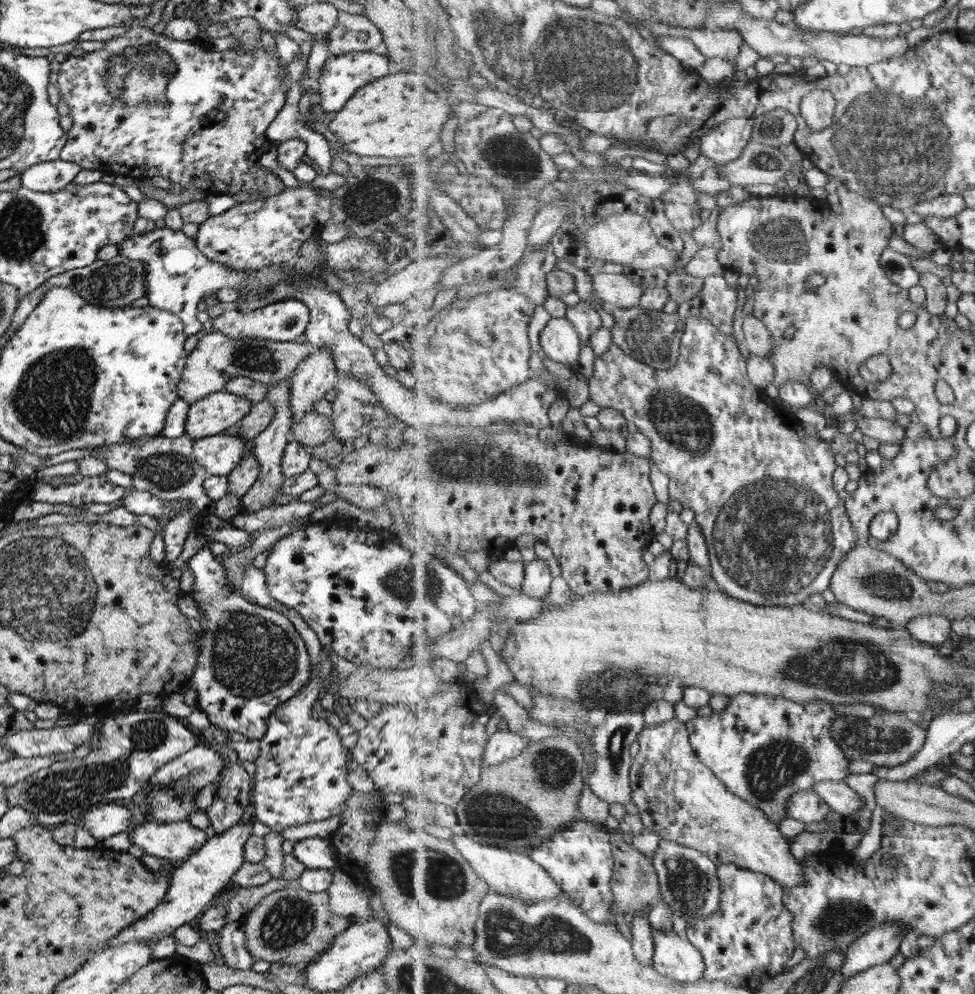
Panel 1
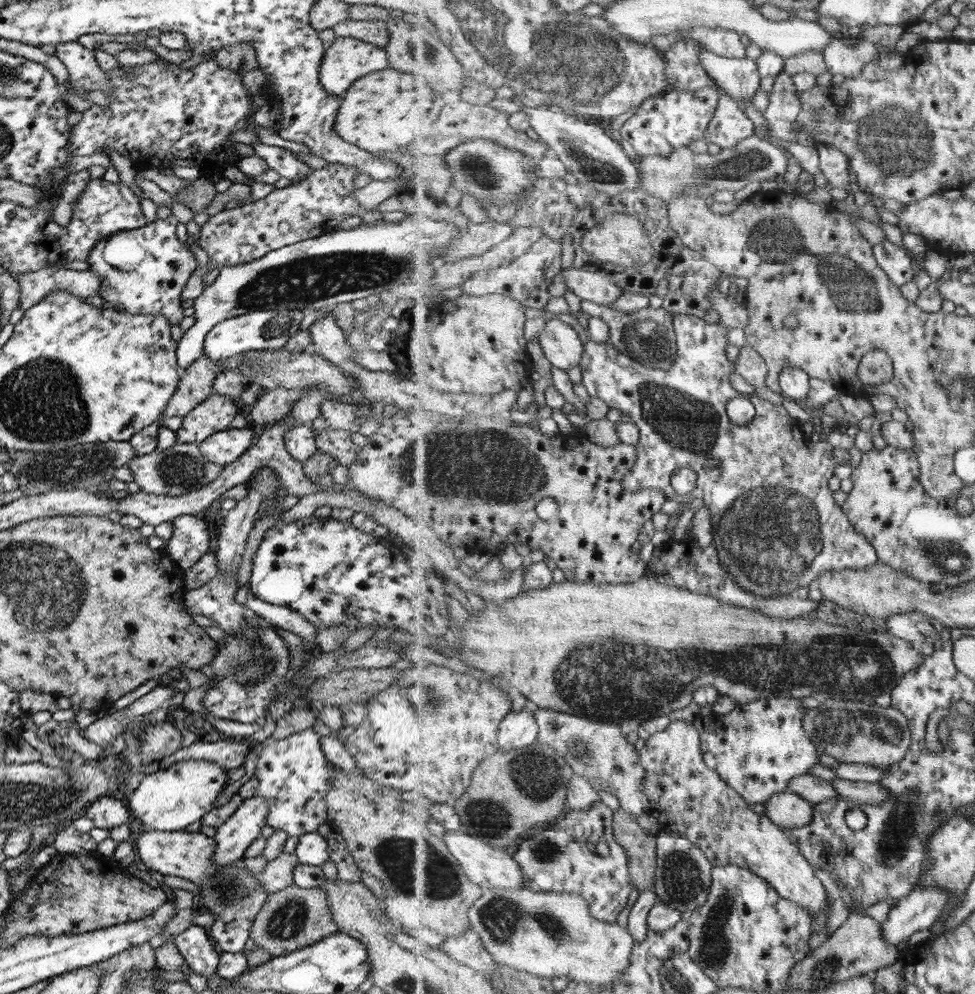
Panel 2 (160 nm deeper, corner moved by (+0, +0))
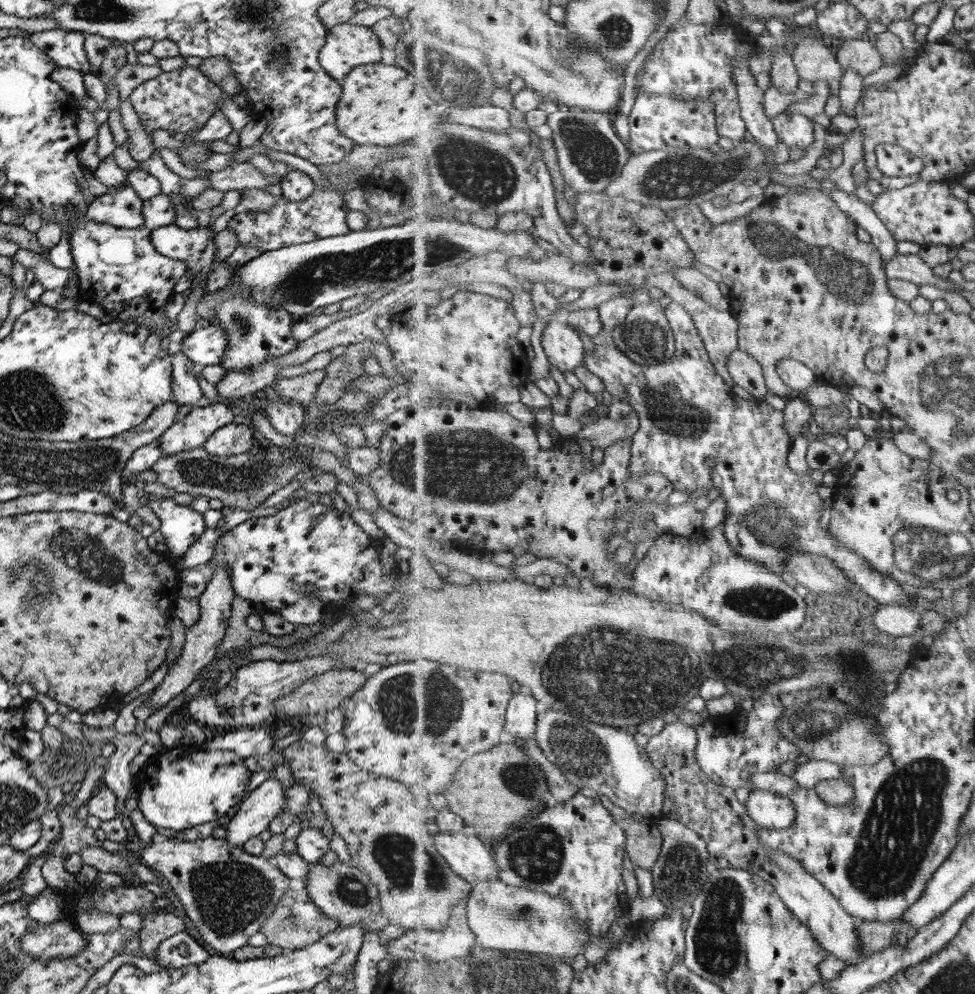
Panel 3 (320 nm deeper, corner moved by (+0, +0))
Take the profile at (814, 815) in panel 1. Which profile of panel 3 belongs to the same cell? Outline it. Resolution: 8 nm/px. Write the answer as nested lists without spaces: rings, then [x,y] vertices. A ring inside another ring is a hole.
[[[753,789],[745,805],[751,818],[761,828],[789,828],[798,816],[793,800],[769,790]]]

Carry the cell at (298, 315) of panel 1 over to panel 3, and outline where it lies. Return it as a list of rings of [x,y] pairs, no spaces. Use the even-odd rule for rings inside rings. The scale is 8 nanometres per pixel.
[[[209,323],[180,340],[179,350],[195,367],[217,365],[226,347],[226,332],[220,324]]]

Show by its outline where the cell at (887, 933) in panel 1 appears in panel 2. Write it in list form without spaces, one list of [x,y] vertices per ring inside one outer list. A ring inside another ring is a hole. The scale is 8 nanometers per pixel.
[[[917,887],[909,897],[891,907],[887,919],[881,924],[883,940],[896,946],[908,942],[909,937],[921,930],[930,930],[949,903],[949,893],[941,887]]]

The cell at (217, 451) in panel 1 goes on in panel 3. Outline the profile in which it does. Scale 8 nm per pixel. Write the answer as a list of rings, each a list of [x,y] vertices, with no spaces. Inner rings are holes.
[[[246,420],[219,428],[205,440],[202,448],[212,456],[237,456],[252,451],[259,444],[253,427]]]

